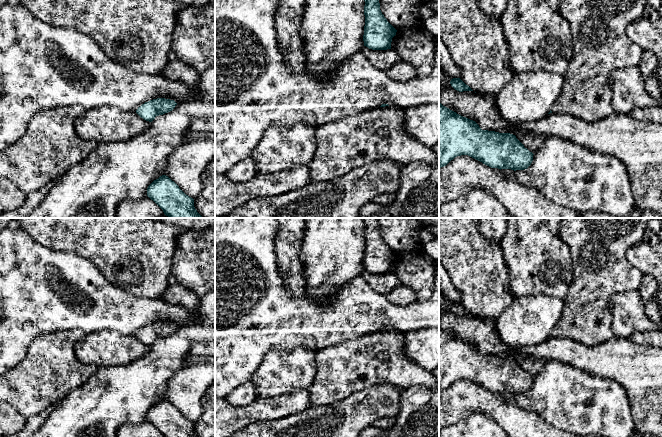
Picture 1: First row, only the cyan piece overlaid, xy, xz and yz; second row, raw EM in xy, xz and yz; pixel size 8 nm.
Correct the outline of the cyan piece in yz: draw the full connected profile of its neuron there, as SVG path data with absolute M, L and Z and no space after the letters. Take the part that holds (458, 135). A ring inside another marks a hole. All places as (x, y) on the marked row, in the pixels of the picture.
M439 102L439 169L461 155L468 155L491 168L516 171L527 169L534 154L515 135L482 130L475 121L457 114Z

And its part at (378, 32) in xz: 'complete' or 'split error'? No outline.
complete

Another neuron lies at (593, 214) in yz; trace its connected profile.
M592 211L581 213L580 218L629 218L629 217L614 217L608 213Z

